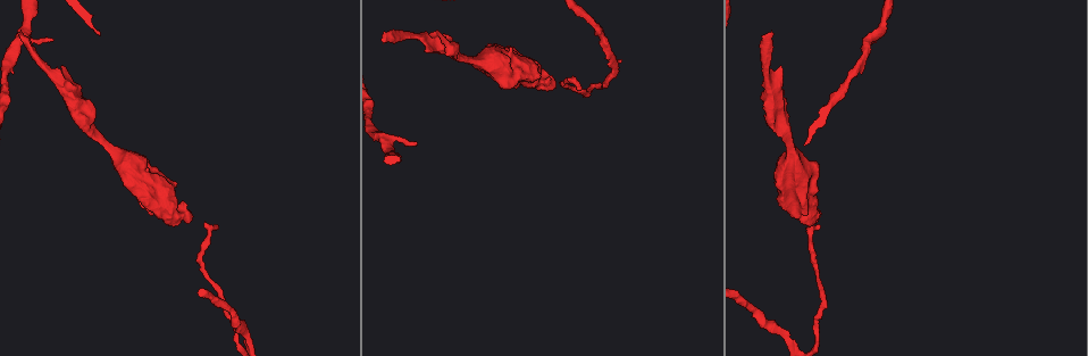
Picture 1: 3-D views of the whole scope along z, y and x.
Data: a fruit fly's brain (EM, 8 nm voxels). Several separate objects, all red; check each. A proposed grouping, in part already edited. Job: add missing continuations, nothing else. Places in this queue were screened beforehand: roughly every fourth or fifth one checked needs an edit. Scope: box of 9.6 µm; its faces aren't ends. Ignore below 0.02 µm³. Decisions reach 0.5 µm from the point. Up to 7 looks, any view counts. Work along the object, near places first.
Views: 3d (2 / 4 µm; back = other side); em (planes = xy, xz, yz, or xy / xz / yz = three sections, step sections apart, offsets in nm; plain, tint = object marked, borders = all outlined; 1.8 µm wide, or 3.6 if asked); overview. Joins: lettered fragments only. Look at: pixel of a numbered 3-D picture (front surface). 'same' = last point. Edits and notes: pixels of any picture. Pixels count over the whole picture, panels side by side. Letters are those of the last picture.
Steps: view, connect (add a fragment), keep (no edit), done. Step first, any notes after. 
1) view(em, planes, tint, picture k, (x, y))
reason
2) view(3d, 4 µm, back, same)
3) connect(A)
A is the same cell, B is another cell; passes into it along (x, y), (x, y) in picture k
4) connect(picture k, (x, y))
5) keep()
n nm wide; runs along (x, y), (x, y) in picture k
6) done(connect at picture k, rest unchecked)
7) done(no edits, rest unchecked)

view(em, planes, borders, picture 1, (216, 224))
long arm stops here

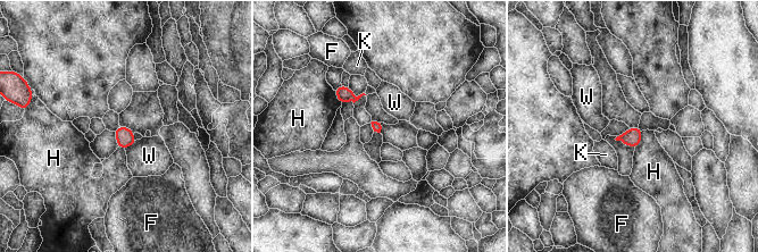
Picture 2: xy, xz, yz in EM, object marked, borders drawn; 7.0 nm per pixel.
keep()
W touches over 170 nm; F, H, K and W are other cells; border along (642, 131), (640, 143), (635, 148) in picture 2; none of them fits

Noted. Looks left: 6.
view(em, xy, step 8, tint, picture 1, (52, 41))
free end

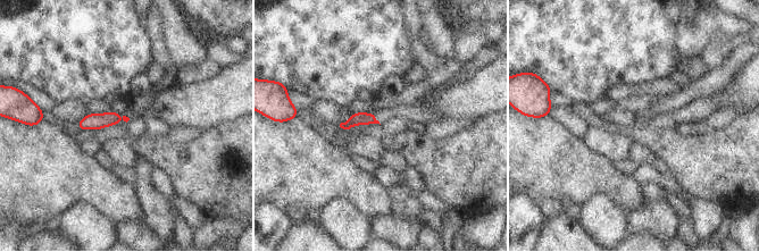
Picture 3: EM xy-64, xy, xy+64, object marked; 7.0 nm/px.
view(em, planes, tint, same)
another direction

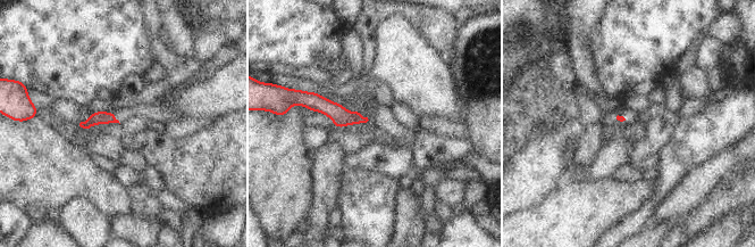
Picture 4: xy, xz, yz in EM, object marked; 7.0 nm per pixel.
view(em, planes, borders, same)
see the neighbours

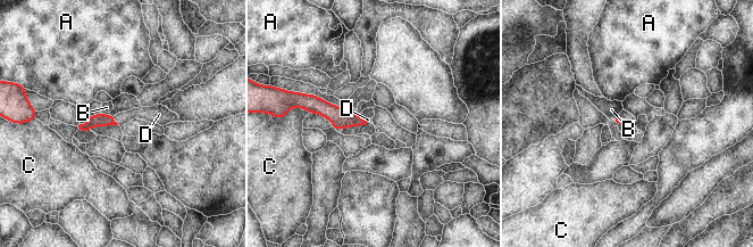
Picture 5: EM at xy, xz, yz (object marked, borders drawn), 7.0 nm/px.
connect(D)
D touches over 80 nm; D is the same cell, A, B and C are other cells; passes into it along (100, 120), (114, 121), (148, 114) in picture 5; it goes on there

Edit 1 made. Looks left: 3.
view(overview)

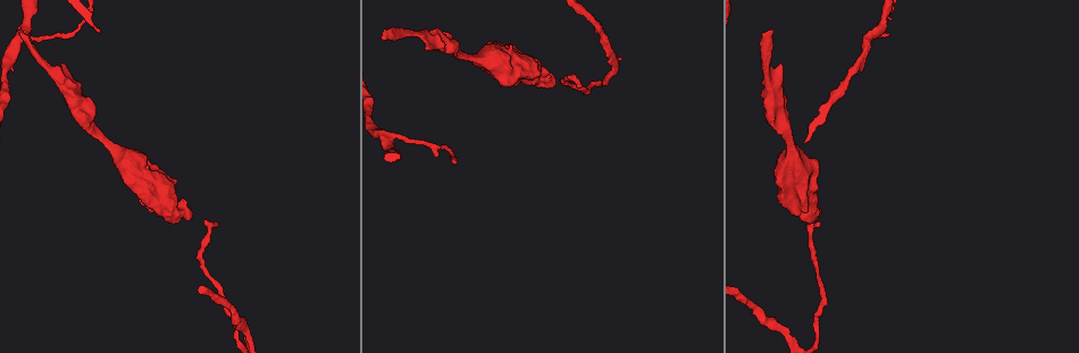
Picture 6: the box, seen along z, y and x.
view(em, planes, borders, picture 6, (771, 29))
branch stops here

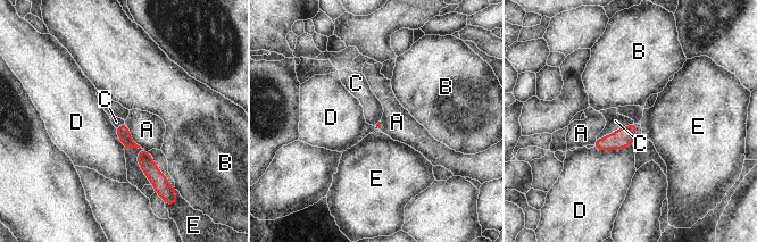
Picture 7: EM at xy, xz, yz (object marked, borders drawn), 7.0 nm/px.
connect(C)
C is the same cell, A, B, D and E are other cells; passes into it along (623, 136), (616, 131), (615, 120) in picture 7; the cell continues

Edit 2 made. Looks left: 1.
done(connect at picture 5, connect at picture 7, rest unchecked)

